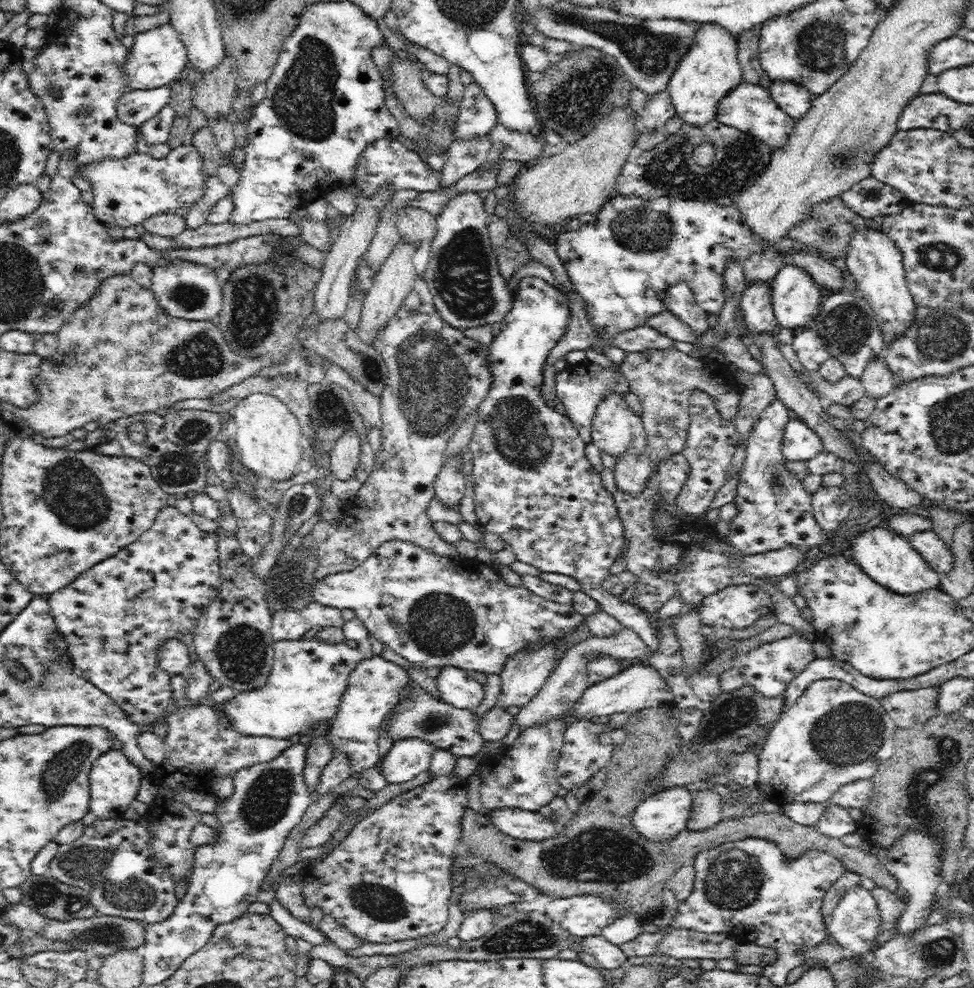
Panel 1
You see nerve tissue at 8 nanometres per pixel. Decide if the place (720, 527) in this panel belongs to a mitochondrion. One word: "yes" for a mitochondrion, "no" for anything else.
no

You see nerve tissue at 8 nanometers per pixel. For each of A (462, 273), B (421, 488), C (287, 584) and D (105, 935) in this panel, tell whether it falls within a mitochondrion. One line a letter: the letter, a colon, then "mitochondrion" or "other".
A: mitochondrion
B: other
C: mitochondrion
D: mitochondrion

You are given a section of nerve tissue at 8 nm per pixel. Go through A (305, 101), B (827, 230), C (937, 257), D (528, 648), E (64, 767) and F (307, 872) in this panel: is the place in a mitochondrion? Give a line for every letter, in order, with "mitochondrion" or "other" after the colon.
A: mitochondrion
B: mitochondrion
C: mitochondrion
D: other
E: mitochondrion
F: other

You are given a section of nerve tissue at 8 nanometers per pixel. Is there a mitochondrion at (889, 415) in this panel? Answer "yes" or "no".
no

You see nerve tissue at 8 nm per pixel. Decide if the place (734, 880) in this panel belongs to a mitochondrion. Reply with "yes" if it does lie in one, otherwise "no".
yes

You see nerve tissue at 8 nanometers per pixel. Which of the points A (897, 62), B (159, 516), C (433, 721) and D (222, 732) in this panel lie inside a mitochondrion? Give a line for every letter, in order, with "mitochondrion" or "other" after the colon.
A: other
B: other
C: mitochondrion
D: other

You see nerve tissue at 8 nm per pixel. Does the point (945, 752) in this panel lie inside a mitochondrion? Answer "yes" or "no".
yes

